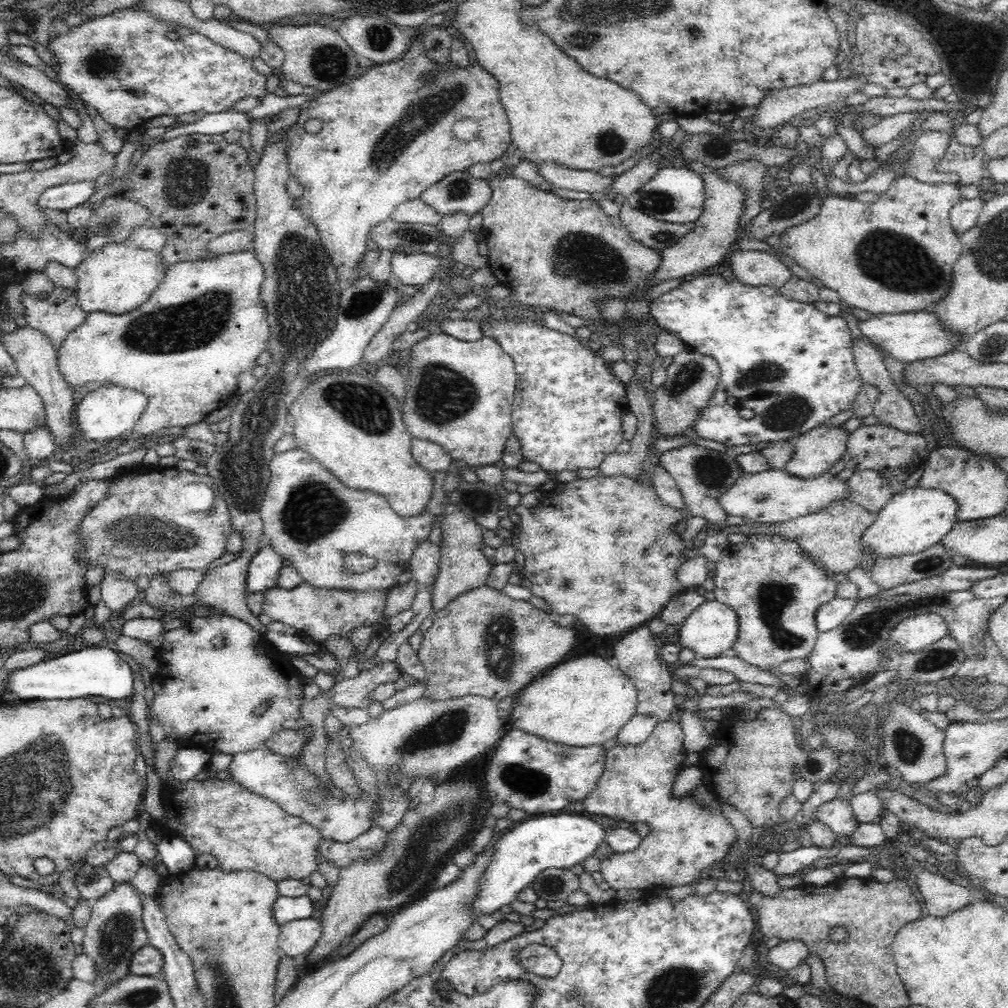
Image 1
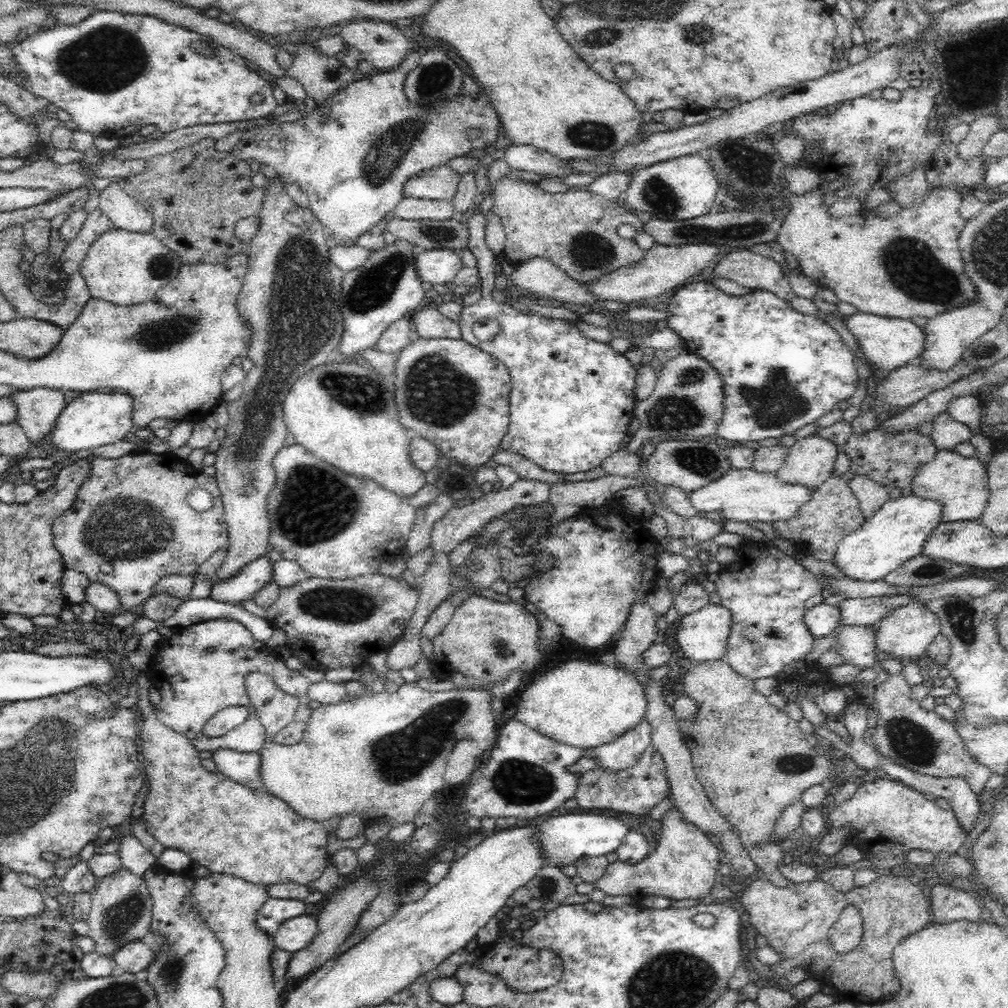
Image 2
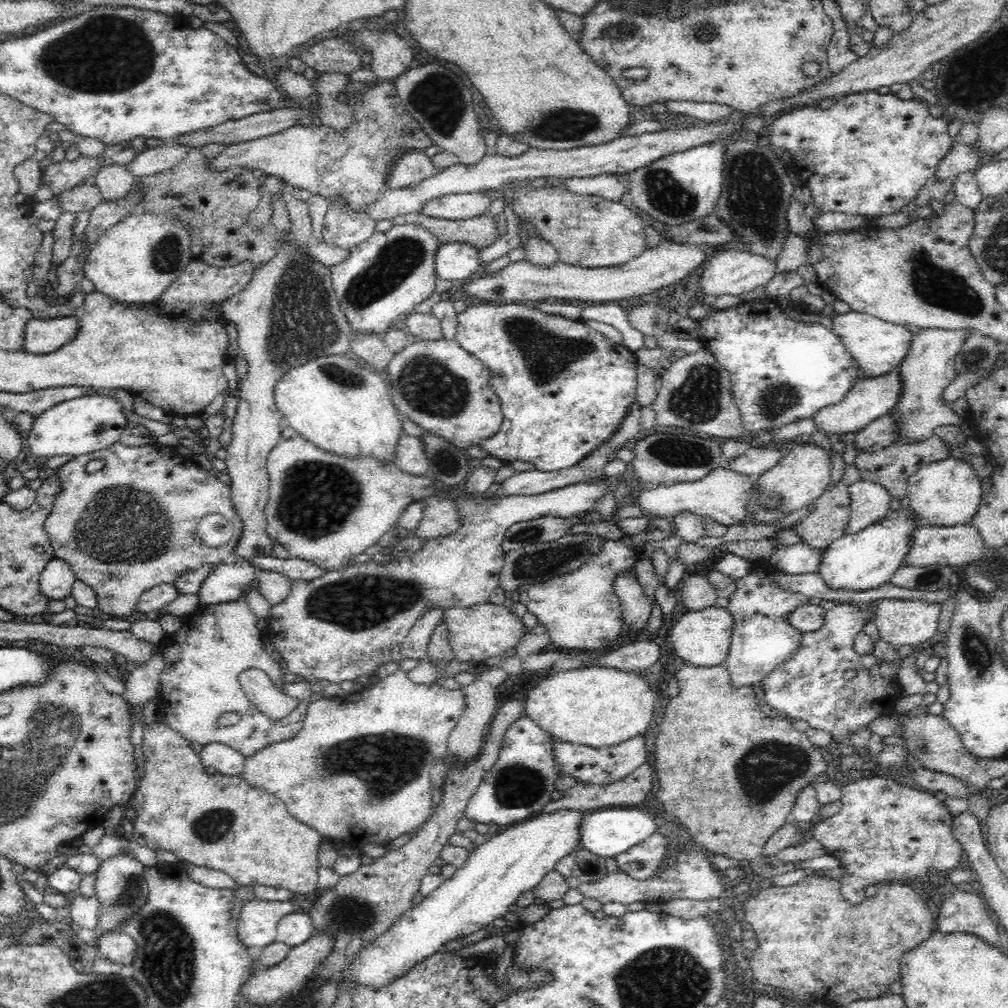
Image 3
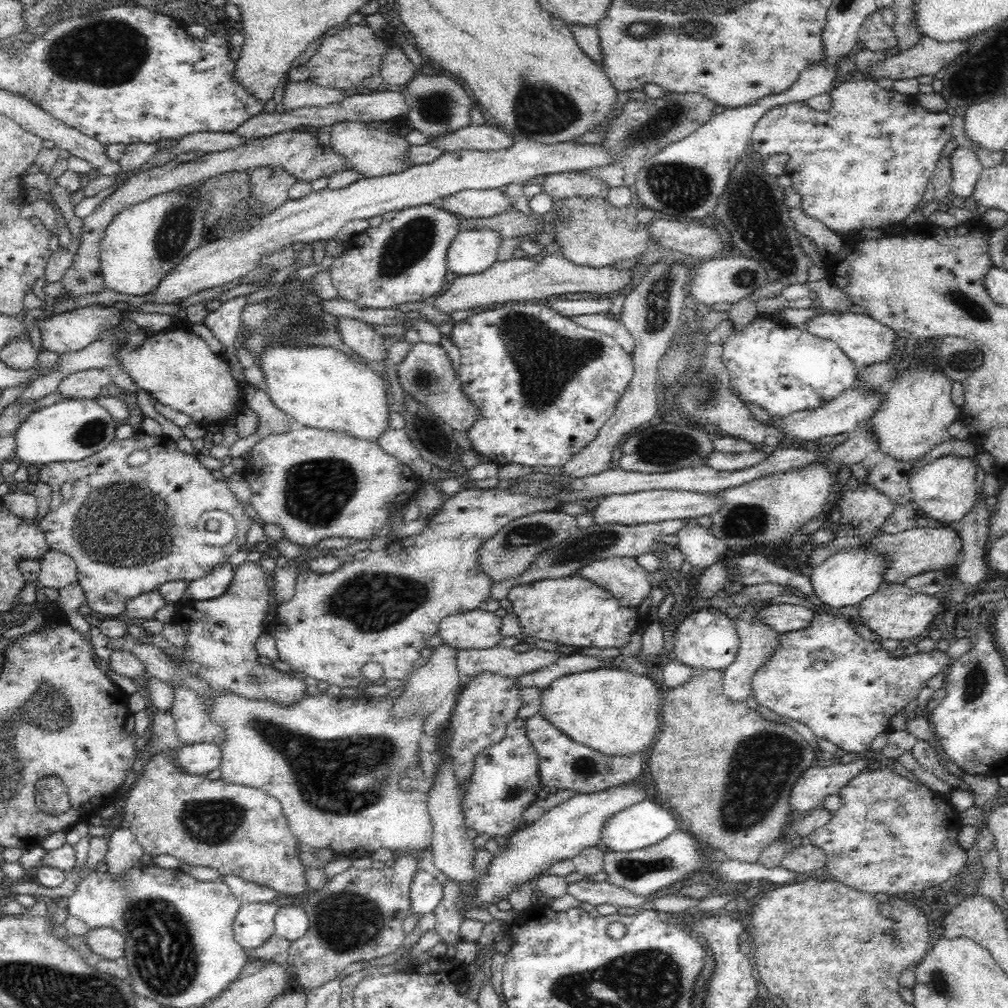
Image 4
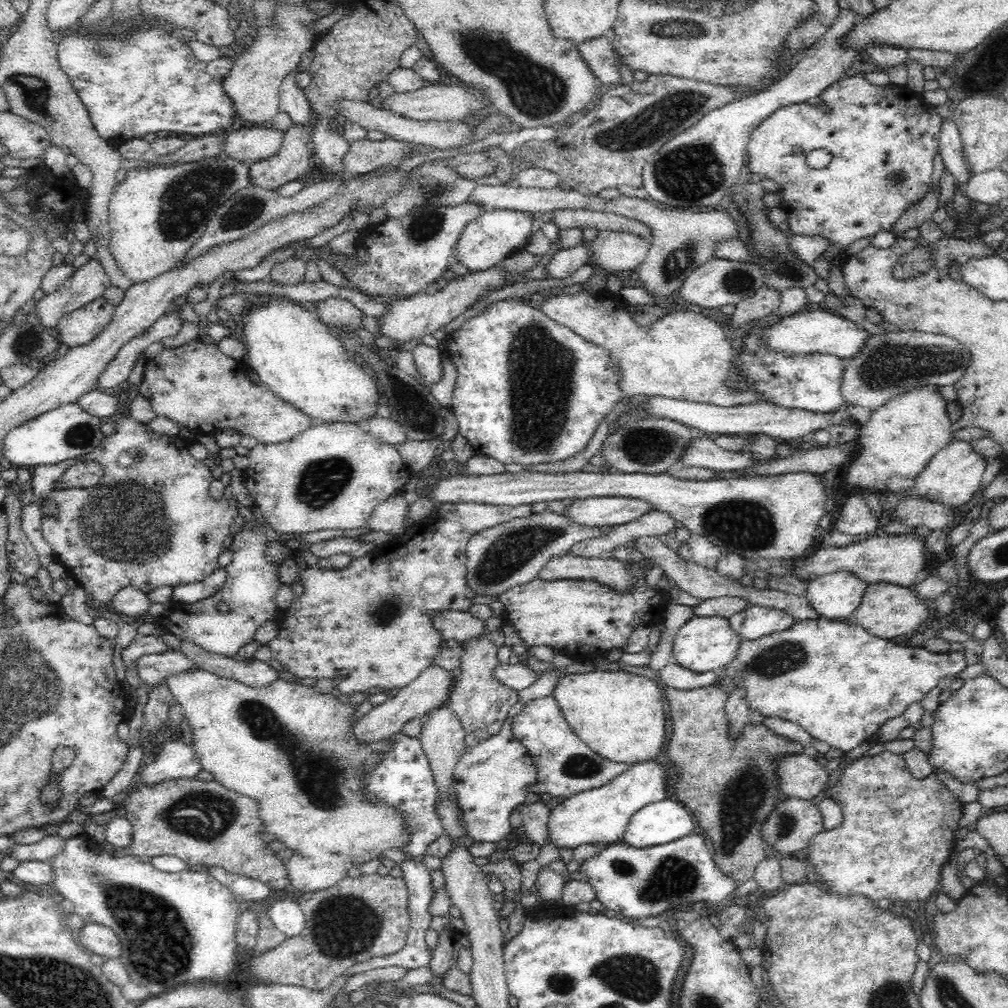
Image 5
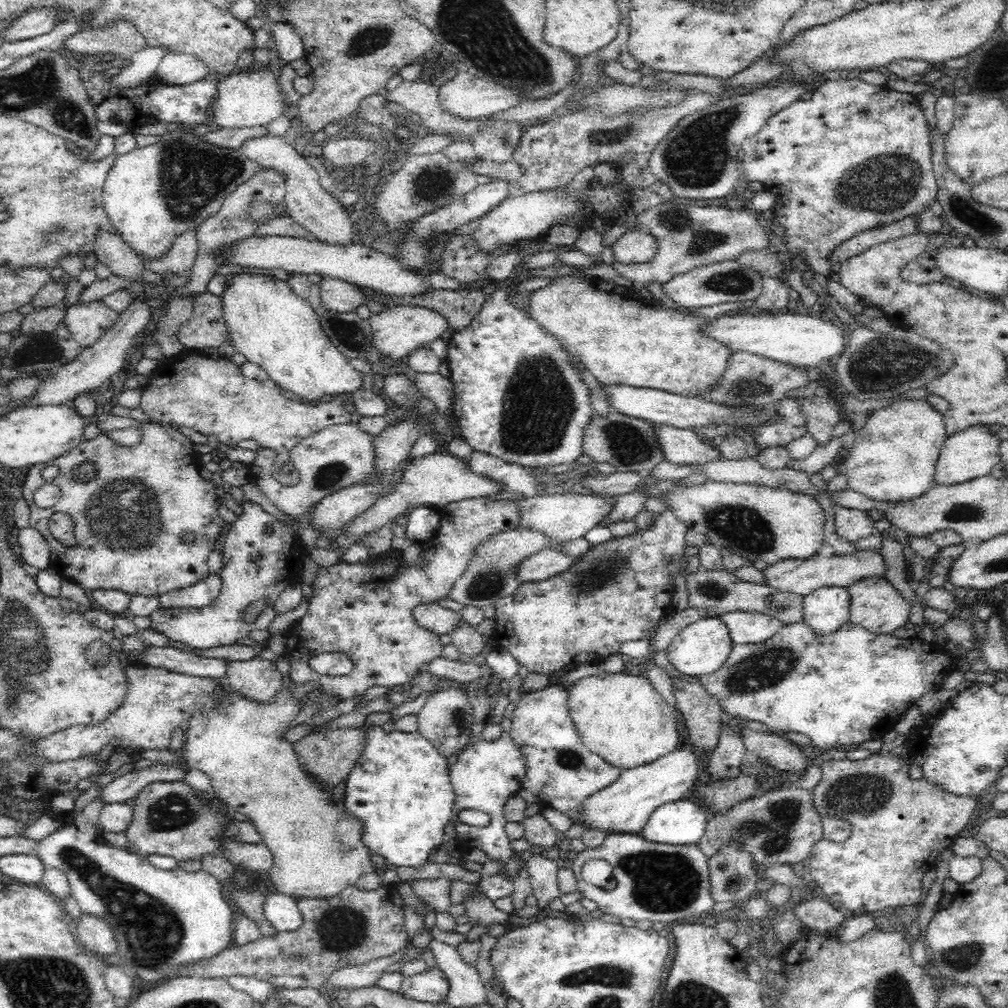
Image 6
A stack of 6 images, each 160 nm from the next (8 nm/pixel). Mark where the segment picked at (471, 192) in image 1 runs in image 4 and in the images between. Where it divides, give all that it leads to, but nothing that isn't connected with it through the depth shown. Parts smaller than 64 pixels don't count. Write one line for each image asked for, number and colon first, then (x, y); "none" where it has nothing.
2: (440, 182)
3: (412, 166)
4: (373, 153)

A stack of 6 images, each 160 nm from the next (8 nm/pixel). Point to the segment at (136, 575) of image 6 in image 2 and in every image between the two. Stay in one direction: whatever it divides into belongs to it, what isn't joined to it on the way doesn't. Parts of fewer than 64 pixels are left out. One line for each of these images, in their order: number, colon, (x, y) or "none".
2: (131, 511)
3: (130, 526)
4: (129, 530)
5: (141, 526)

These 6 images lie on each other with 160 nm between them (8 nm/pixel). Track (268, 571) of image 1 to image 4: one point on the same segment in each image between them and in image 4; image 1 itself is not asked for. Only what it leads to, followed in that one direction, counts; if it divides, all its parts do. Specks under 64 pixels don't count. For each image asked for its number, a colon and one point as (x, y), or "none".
2: (244, 585)
3: (228, 581)
4: (213, 585)

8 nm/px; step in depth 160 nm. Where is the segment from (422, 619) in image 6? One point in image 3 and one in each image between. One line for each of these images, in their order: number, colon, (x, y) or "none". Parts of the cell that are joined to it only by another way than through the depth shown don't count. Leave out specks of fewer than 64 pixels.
3: (484, 631)
4: (477, 629)
5: (451, 624)

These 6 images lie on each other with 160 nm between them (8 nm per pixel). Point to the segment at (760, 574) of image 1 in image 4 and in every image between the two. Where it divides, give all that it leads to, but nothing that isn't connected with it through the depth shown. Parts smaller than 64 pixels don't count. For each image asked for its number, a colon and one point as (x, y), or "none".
2: (767, 593)
3: (762, 639)
4: (756, 641)

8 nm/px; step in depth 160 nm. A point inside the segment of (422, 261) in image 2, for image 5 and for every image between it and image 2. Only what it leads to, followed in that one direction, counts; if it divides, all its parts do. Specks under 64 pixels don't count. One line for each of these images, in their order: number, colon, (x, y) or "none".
3: (454, 260)
4: (472, 251)
5: (490, 238)

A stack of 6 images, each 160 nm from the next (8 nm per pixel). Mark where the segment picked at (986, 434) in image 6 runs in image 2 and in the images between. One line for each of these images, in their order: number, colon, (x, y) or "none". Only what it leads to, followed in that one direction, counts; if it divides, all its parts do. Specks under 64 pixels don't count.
2: (959, 484)
3: (947, 492)
4: (945, 489)
5: (953, 474)

